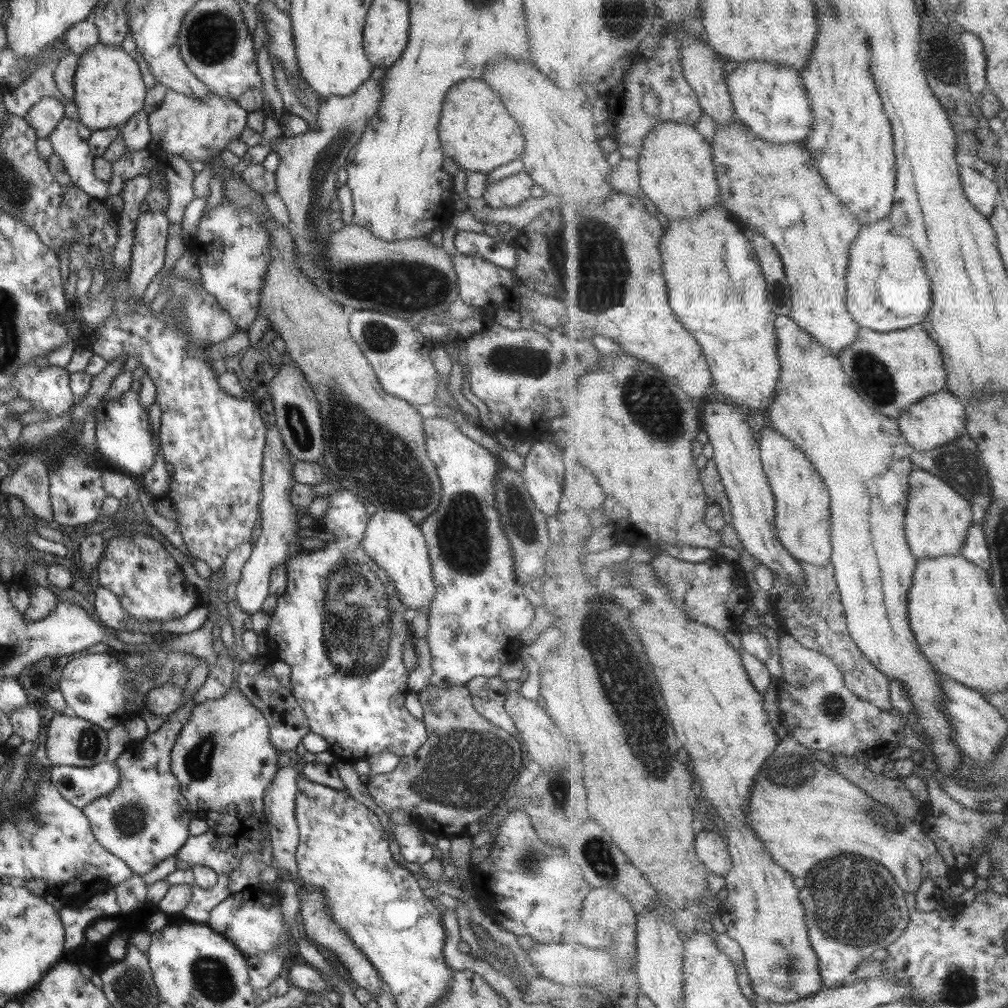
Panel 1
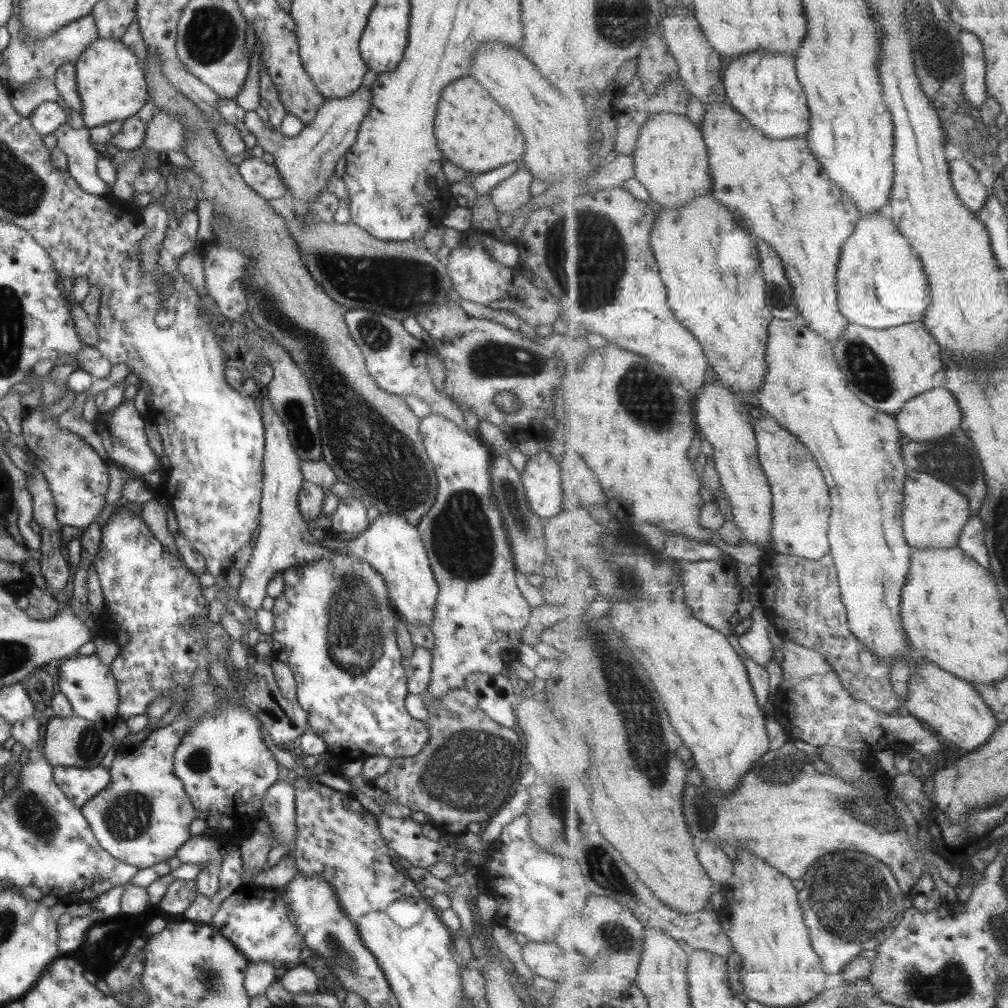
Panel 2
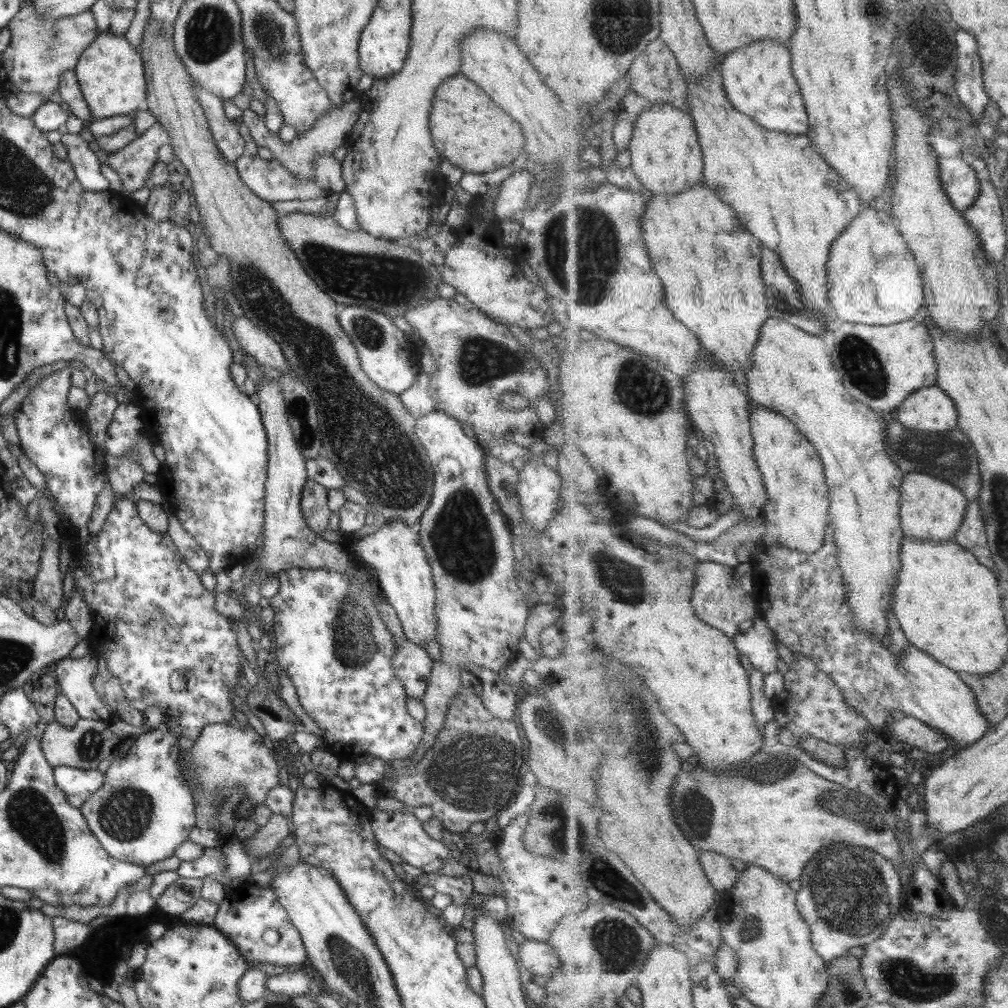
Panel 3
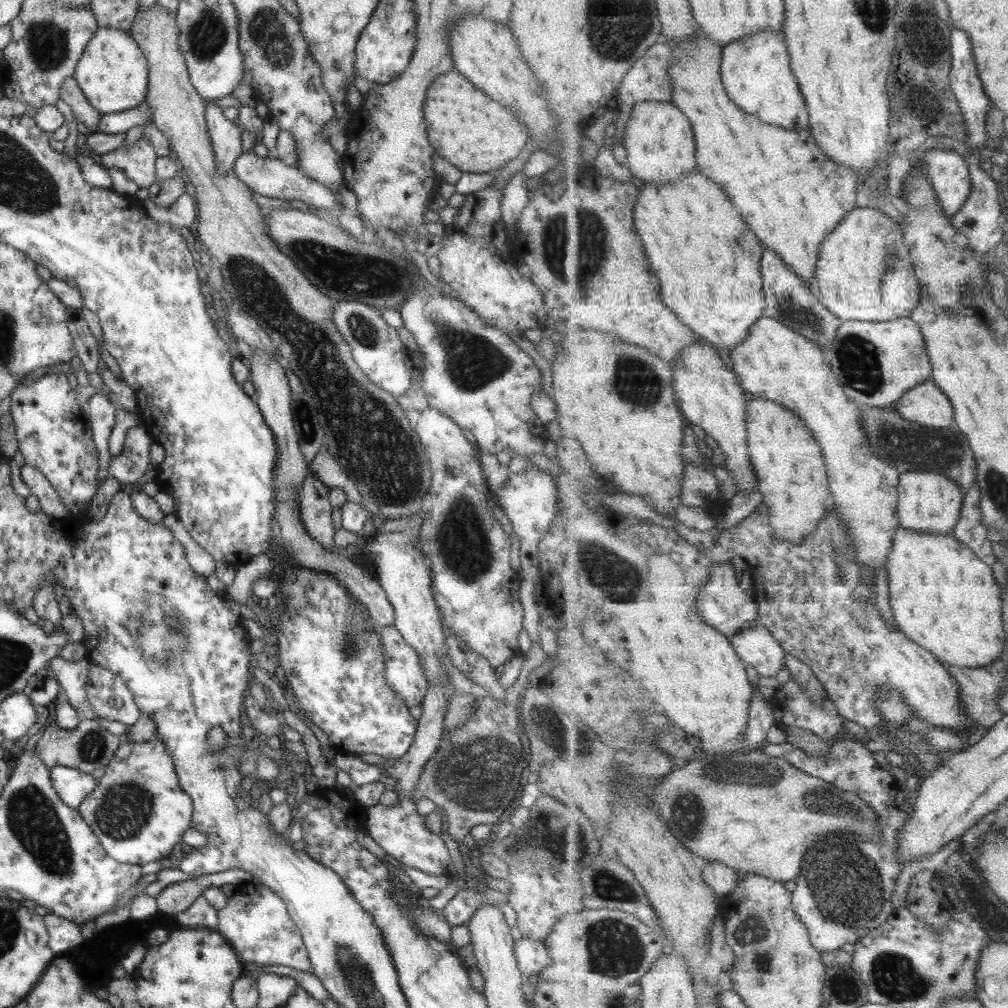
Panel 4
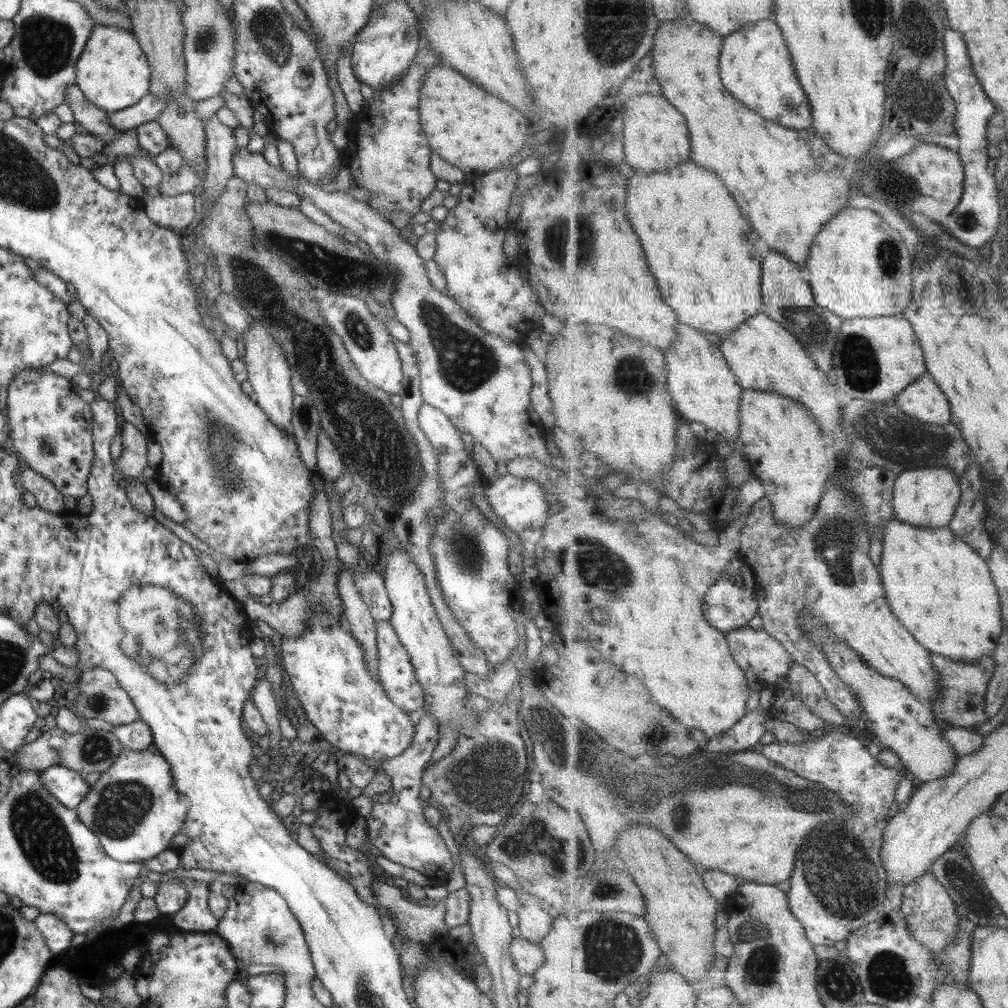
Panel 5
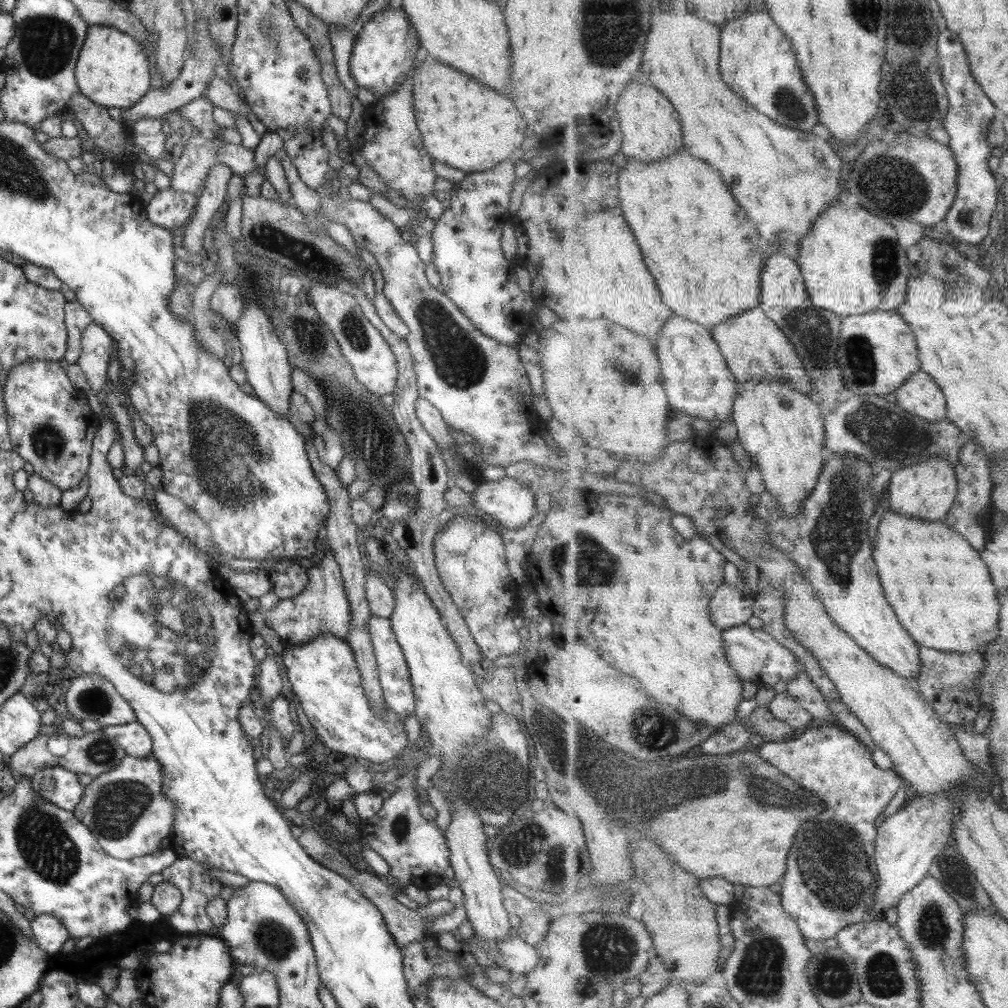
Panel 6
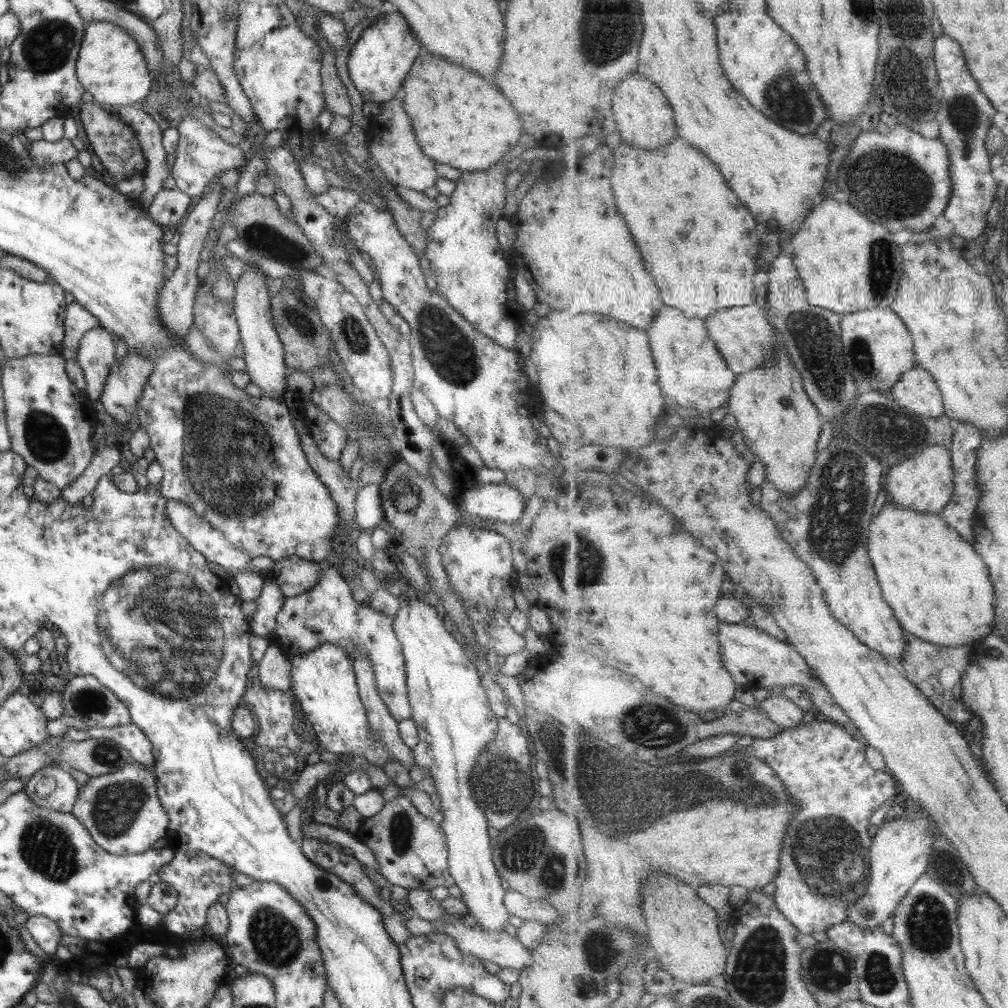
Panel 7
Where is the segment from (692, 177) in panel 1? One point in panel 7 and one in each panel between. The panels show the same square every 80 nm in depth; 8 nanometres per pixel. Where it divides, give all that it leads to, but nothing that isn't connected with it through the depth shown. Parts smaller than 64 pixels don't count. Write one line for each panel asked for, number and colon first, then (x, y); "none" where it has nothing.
2: (672, 159)
3: (667, 157)
4: (660, 141)
5: (656, 138)
6: (652, 130)
7: (645, 117)

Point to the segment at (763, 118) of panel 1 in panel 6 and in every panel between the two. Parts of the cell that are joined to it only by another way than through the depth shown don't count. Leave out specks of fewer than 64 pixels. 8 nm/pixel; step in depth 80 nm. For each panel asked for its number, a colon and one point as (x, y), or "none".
2: (765, 86)
3: (758, 78)
4: (757, 72)
5: (756, 64)
6: (758, 60)

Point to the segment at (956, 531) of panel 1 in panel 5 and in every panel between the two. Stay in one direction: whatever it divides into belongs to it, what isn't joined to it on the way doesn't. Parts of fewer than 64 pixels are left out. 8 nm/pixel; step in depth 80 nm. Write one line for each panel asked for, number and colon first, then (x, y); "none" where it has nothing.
2: (935, 513)
3: (933, 509)
4: (930, 502)
5: (928, 497)

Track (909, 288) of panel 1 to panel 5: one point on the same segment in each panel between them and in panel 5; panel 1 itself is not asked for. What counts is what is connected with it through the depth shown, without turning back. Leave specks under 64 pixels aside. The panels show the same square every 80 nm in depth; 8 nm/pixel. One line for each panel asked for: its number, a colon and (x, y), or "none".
2: (883, 284)
3: (865, 271)
4: (865, 272)
5: (859, 267)

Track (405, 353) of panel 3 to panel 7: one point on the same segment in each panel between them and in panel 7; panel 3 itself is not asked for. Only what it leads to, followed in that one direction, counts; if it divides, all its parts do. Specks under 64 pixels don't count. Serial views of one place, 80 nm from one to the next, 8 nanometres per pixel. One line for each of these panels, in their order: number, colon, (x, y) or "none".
4: (375, 348)
5: (365, 338)
6: (373, 365)
7: (361, 354)

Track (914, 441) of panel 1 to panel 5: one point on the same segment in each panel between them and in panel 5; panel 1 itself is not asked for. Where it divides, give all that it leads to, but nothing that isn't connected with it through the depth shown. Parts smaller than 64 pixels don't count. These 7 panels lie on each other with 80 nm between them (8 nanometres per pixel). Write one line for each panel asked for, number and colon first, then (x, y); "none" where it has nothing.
2: (934, 415)
3: (930, 409)
4: (926, 404)
5: (924, 399)

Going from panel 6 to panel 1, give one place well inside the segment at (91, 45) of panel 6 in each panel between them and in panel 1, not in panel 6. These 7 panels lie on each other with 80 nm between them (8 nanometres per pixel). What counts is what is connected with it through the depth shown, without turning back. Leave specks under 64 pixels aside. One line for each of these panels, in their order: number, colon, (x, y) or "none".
1: (108, 89)
2: (110, 82)
3: (110, 74)
4: (111, 73)
5: (112, 72)

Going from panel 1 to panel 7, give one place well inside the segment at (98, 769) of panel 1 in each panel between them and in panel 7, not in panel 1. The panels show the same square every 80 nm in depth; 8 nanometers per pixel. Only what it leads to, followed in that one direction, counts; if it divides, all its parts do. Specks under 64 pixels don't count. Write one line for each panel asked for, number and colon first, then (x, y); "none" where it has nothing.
2: (78, 785)
3: (76, 785)
4: (71, 786)
5: (68, 787)
6: (61, 787)
7: (63, 794)

